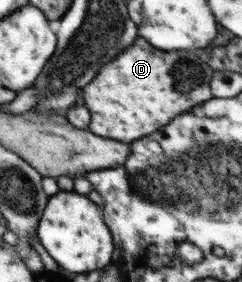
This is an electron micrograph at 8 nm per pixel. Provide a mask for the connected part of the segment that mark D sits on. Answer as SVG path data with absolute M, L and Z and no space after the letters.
M137 37L133 45L123 51L115 61L101 67L99 75L83 91L85 105L95 111L99 117L117 123L91 123L89 129L95 135L117 139L117 141L135 141L141 139L183 111L212 98L209 83L213 69L199 61L195 53L189 51L159 51L151 47L145 39Z

